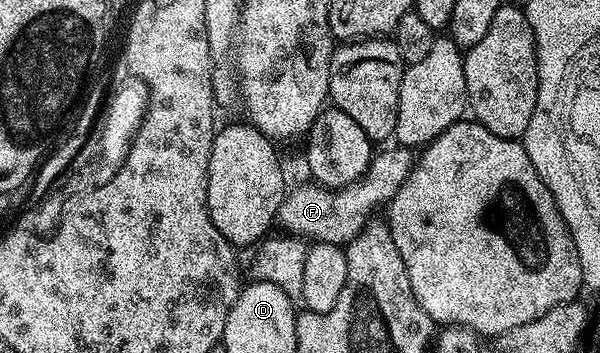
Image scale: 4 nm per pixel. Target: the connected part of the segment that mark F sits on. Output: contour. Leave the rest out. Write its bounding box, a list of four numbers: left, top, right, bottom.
[278,145,414,247]

